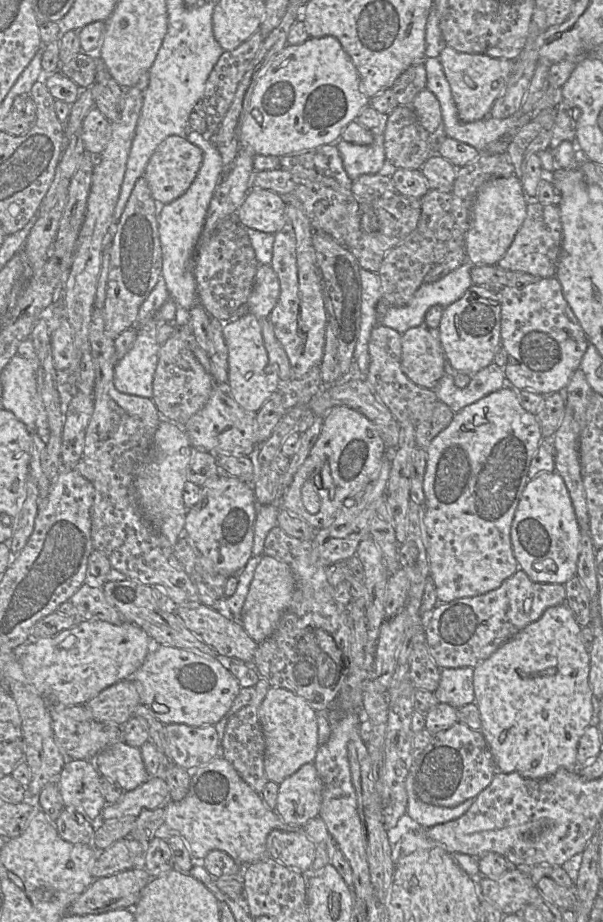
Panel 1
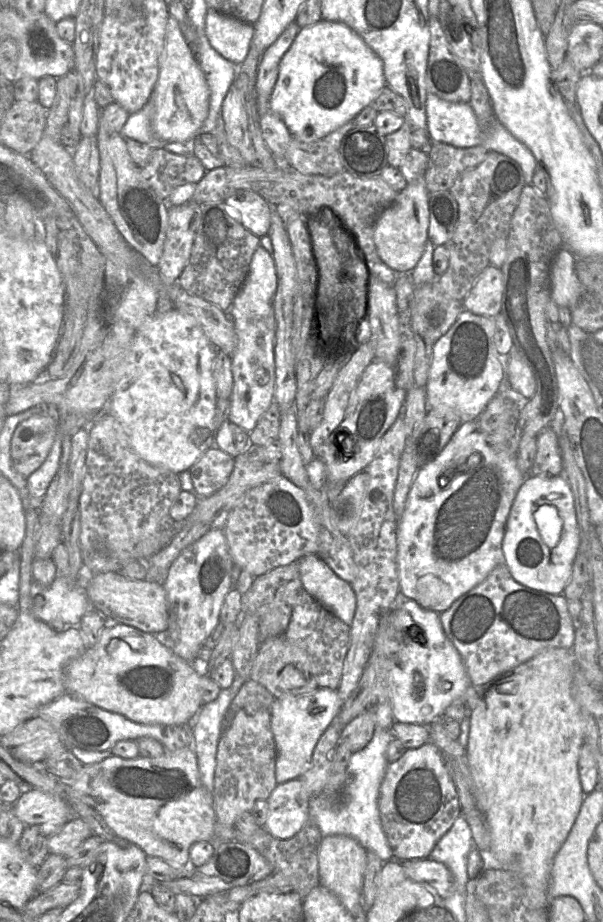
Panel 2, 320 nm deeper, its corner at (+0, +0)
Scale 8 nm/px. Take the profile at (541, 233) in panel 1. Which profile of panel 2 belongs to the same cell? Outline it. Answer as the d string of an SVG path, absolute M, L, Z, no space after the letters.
M490 265L462 301L463 309L476 315L495 317L501 312L502 293L502 271Z

